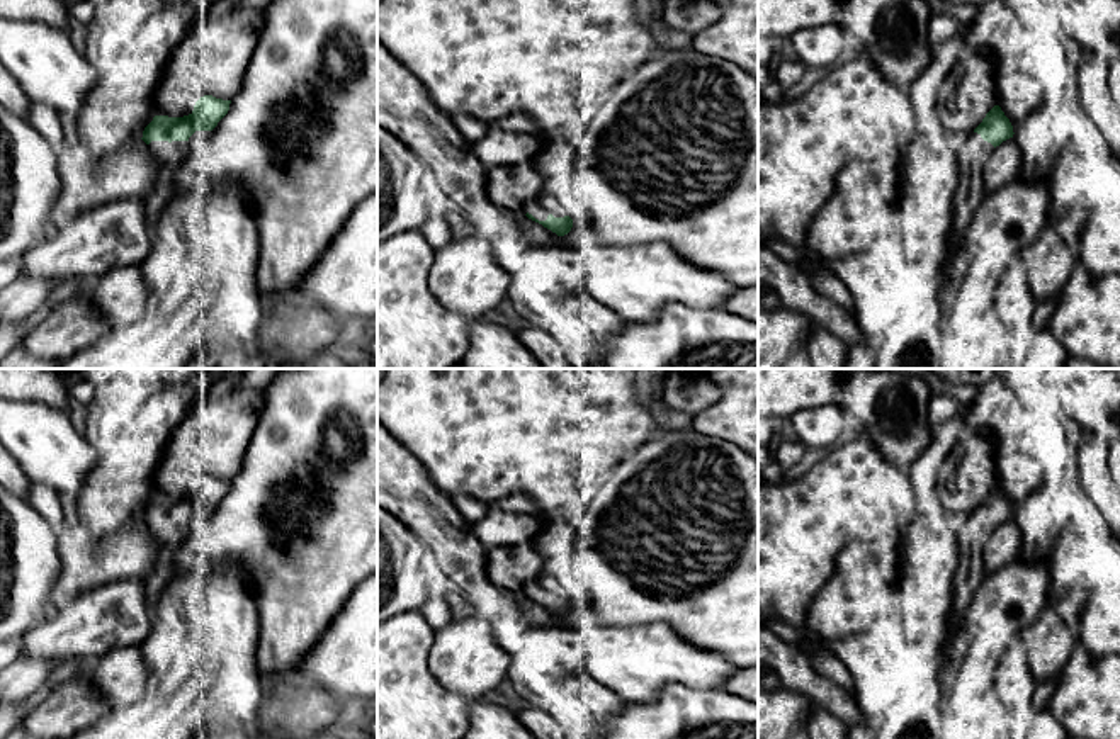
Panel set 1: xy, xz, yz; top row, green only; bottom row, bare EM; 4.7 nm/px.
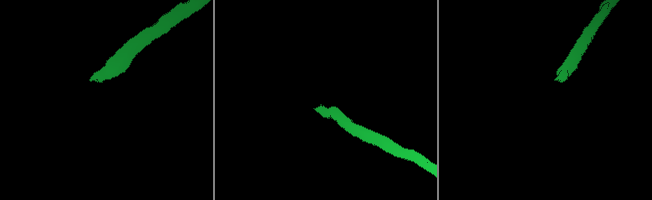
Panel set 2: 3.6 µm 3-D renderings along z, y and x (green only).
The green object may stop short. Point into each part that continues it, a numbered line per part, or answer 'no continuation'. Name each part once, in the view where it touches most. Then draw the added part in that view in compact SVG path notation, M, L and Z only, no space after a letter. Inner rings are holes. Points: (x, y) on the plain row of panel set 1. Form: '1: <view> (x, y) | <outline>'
1: xz (546, 585) | M549 571L539 579L527 583L522 593L532 595L539 601L546 601L549 595L552 595L554 598L568 596L566 590Z

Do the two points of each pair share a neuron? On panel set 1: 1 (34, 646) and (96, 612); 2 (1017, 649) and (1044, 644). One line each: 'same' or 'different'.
1: same
2: different

